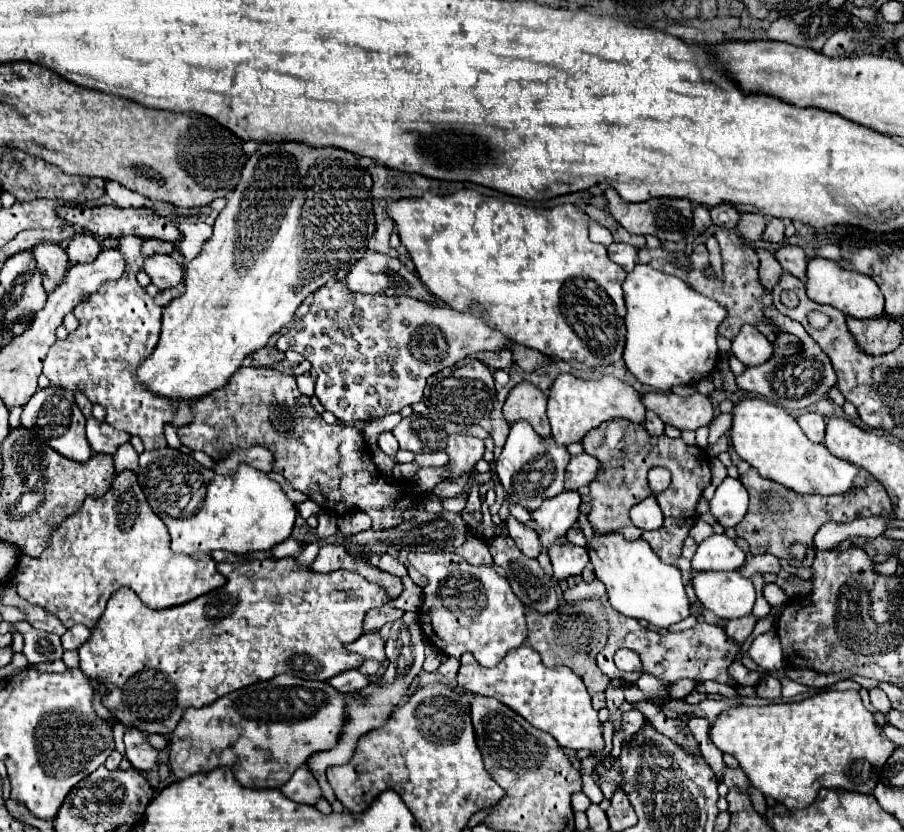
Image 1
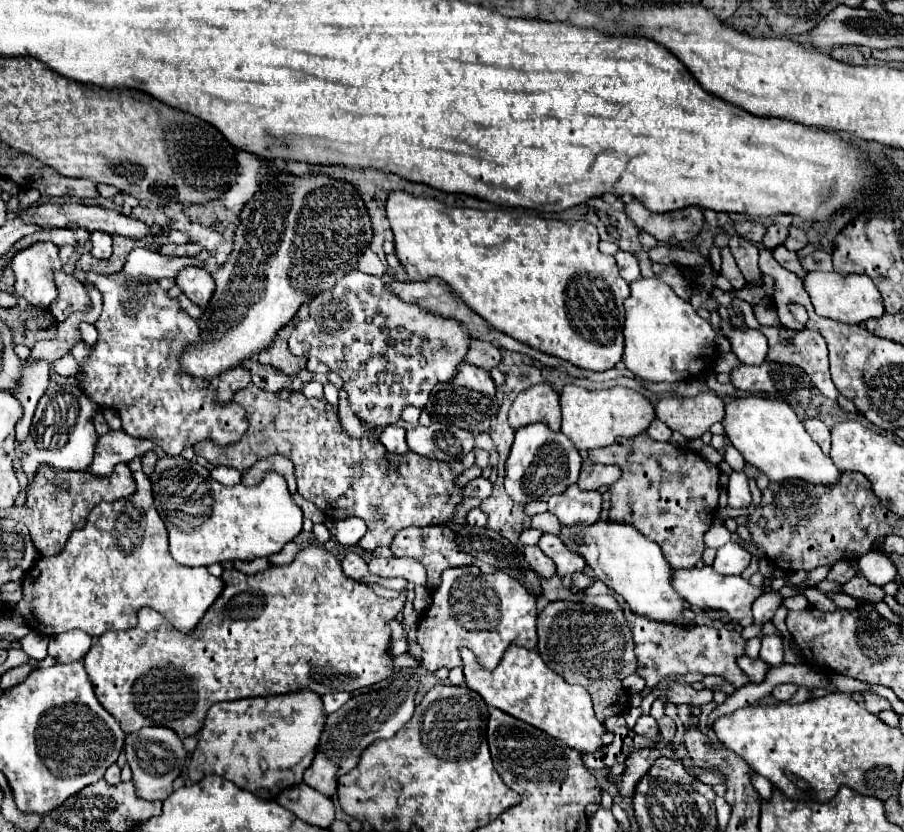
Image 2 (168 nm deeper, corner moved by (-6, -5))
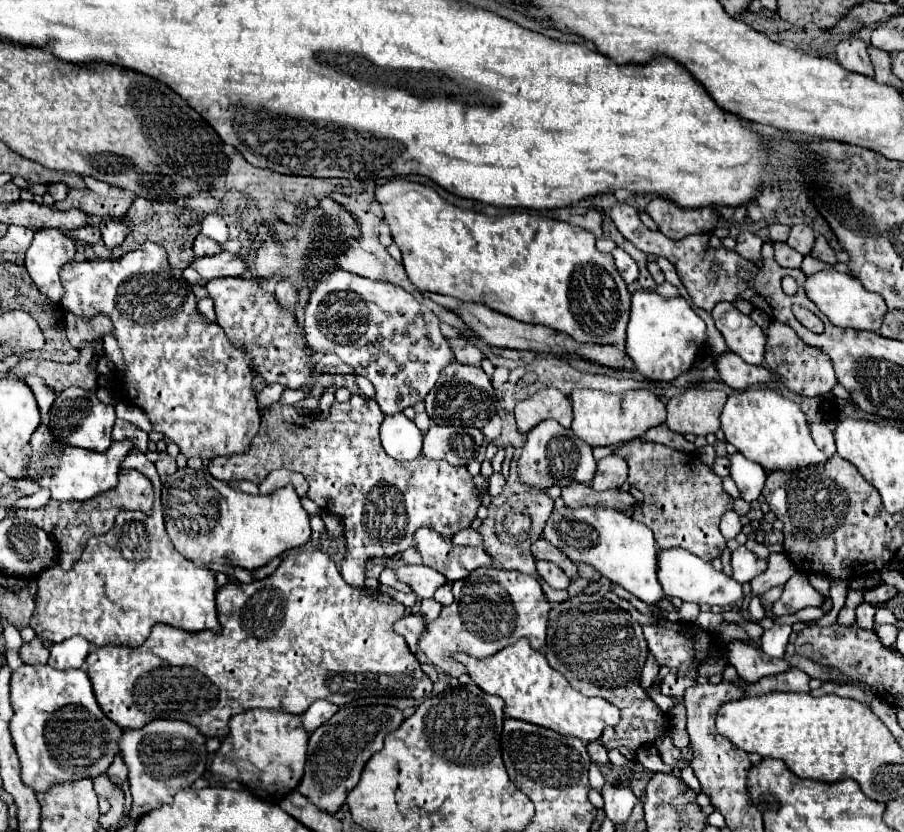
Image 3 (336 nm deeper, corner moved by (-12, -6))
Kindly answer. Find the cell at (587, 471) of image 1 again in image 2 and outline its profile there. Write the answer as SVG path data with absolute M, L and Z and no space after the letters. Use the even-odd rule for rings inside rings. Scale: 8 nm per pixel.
M589 459L583 461L581 475L577 481L579 489L599 489L609 487L621 477L621 469L617 465L597 465Z

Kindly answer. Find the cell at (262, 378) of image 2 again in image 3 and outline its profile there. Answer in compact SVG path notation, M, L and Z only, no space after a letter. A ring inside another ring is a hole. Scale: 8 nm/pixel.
M215 278L207 286L209 298L215 302L217 324L237 346L243 346L251 356L255 370L263 376L265 384L281 384L291 390L309 388L311 398L321 398L323 392L335 384L333 374L319 376L313 380L315 364L311 362L311 348L307 346L305 330L297 322L295 314L281 308L273 292L267 292L259 286L257 280L245 278Z

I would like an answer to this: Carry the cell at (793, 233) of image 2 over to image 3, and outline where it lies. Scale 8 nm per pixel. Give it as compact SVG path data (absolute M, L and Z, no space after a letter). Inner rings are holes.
M817 236L817 242L815 242L815 248L813 248L811 256L815 256L817 260L823 260L827 264L837 264L837 256L823 236Z

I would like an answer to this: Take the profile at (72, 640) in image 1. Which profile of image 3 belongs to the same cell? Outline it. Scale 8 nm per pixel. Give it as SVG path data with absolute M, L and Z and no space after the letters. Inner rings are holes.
M69 638L67 642L59 642L51 648L51 656L47 666L57 668L57 670L67 670L67 668L83 668L85 658L89 654L89 642L85 638Z

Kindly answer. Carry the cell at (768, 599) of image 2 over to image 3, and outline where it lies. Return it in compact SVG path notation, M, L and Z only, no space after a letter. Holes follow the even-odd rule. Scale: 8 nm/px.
M797 572L785 584L781 598L773 604L773 616L795 614L809 606L823 606L823 596L809 584L805 574Z

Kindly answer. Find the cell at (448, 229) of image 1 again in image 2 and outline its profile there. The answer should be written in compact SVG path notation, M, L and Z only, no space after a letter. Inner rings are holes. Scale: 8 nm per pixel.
M395 191L387 199L387 219L391 223L393 235L395 235L395 253L405 267L409 279L429 279L429 277L439 277L445 281L451 291L469 307L473 309L479 317L483 317L493 329L541 351L553 357L559 357L563 361L569 361L575 367L589 369L589 371L607 371L615 367L623 359L623 323L625 323L625 309L623 301L629 297L629 283L619 277L615 257L613 255L603 255L597 245L599 245L599 235L593 223L587 221L575 221L575 223L565 223L559 219L543 219L527 213L515 213L515 209L493 209L493 211L479 211L479 209L467 209L467 207L447 207L441 201L427 199L427 197L411 197L409 193Z

